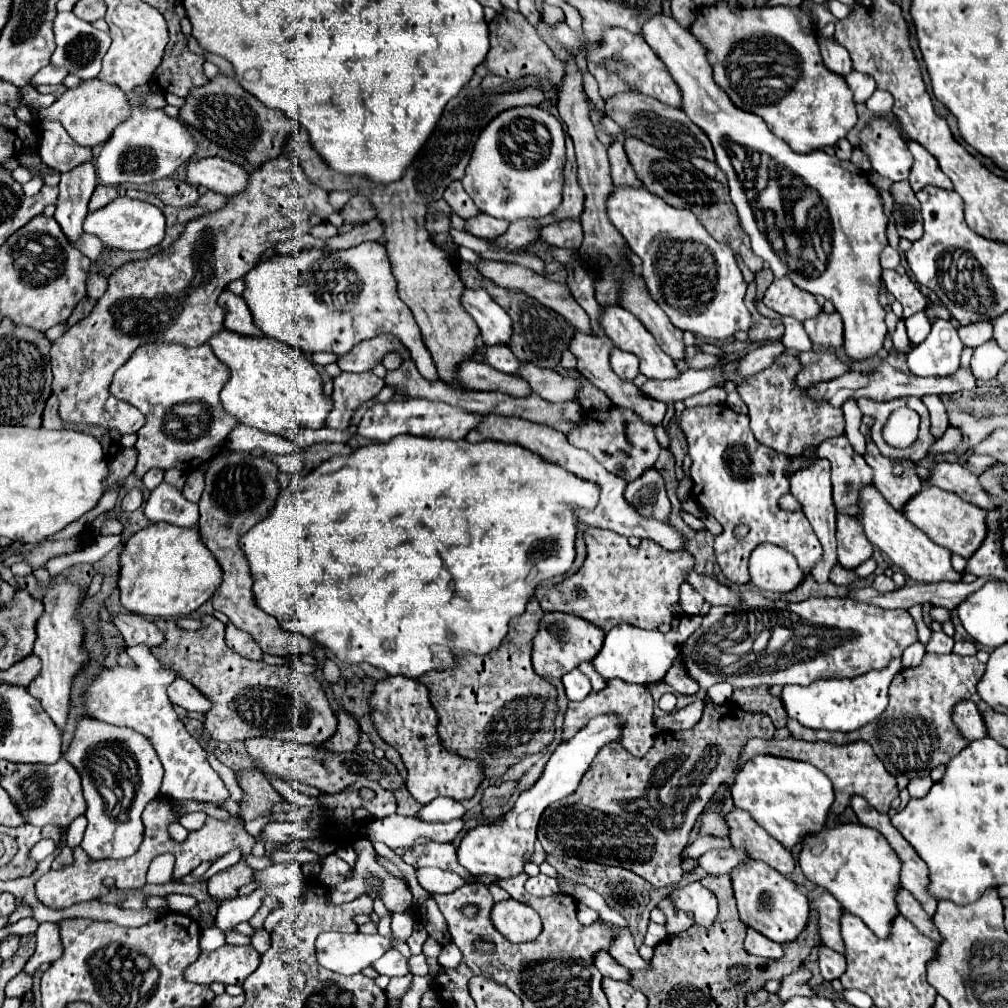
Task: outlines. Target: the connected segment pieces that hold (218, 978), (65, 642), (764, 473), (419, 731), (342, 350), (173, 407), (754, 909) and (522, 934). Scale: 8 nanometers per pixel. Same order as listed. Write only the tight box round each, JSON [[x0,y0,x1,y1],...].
[[185,944,261,984],[27,584,87,728],[679,404,823,584],[369,676,483,804],[243,242,439,380],[111,344,239,478],[731,860,809,944],[491,898,541,944]]

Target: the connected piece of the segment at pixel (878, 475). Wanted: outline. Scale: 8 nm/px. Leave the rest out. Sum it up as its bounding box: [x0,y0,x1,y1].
[865,438,921,510]

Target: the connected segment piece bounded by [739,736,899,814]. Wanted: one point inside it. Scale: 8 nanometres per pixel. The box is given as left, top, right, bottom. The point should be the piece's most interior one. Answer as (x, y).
(854, 768)

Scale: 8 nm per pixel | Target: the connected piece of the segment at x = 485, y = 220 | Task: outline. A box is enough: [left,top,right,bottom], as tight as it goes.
[465,212,509,238]

